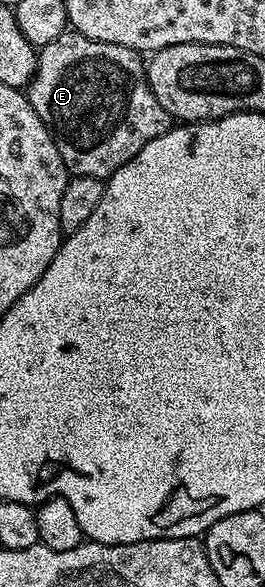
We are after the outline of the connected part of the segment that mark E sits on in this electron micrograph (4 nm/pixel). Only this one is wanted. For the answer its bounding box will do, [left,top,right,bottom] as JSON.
[25,32,173,180]

